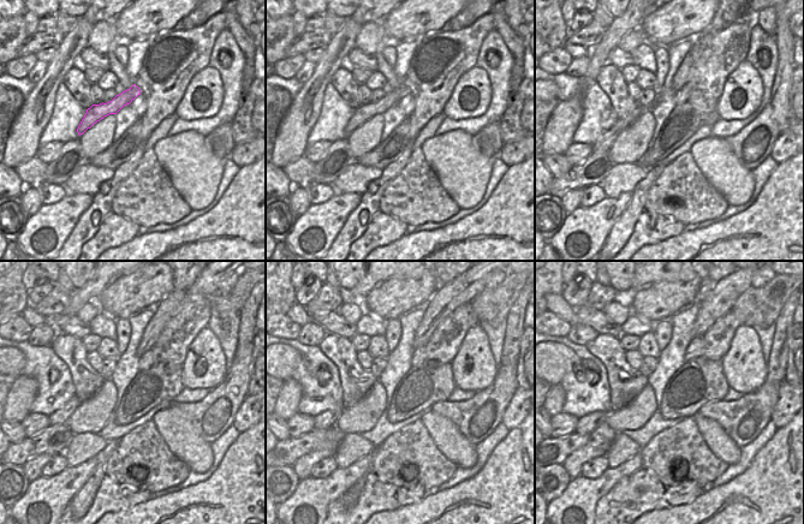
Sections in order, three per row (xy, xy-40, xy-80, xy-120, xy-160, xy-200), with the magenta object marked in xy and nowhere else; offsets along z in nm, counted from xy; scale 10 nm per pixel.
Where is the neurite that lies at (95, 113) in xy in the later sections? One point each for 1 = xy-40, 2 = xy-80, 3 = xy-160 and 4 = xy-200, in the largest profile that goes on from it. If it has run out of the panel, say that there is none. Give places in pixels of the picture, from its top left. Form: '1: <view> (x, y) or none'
1: xy-40 (365, 112)
2: xy-80 (700, 43)
3: xy-160 (468, 285)
4: xy-200 (724, 296)

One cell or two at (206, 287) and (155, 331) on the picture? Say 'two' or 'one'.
one

